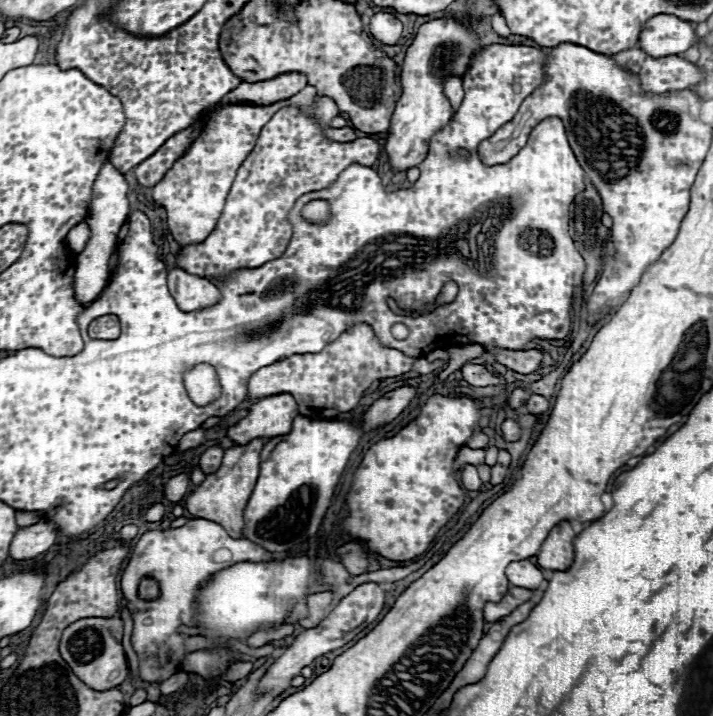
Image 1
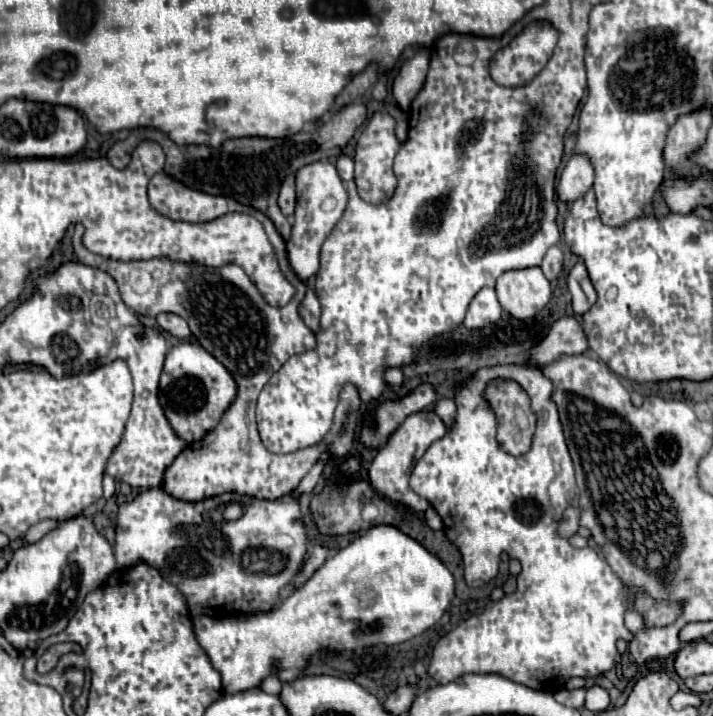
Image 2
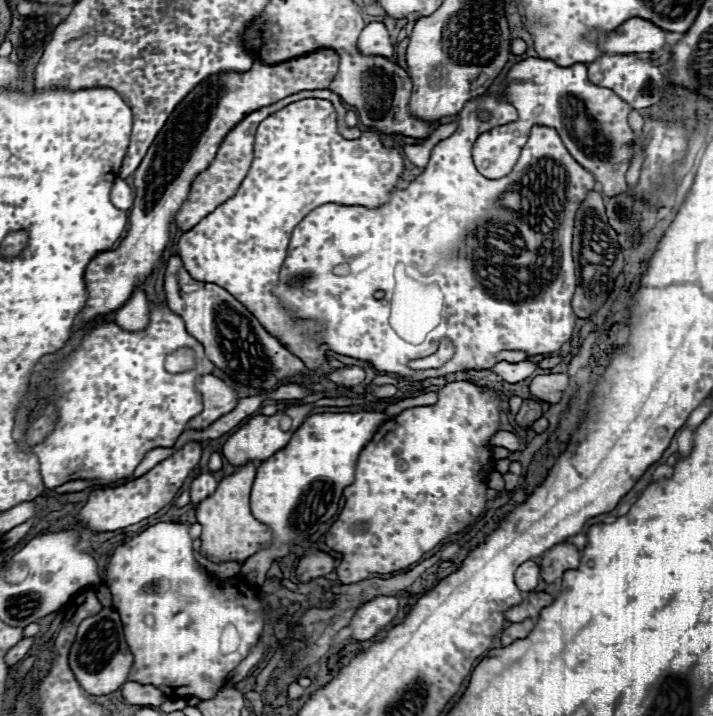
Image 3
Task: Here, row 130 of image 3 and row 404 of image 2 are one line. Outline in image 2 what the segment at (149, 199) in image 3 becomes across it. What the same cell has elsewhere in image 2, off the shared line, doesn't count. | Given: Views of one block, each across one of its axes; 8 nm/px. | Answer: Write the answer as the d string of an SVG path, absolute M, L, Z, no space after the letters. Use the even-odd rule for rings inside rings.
M180 342L178 346L170 348L164 362L164 374L160 376L160 406L164 416L168 418L172 430L176 430L178 438L184 438L186 444L198 442L208 430L212 430L224 410L236 396L236 382L230 372L202 346L194 342Z

